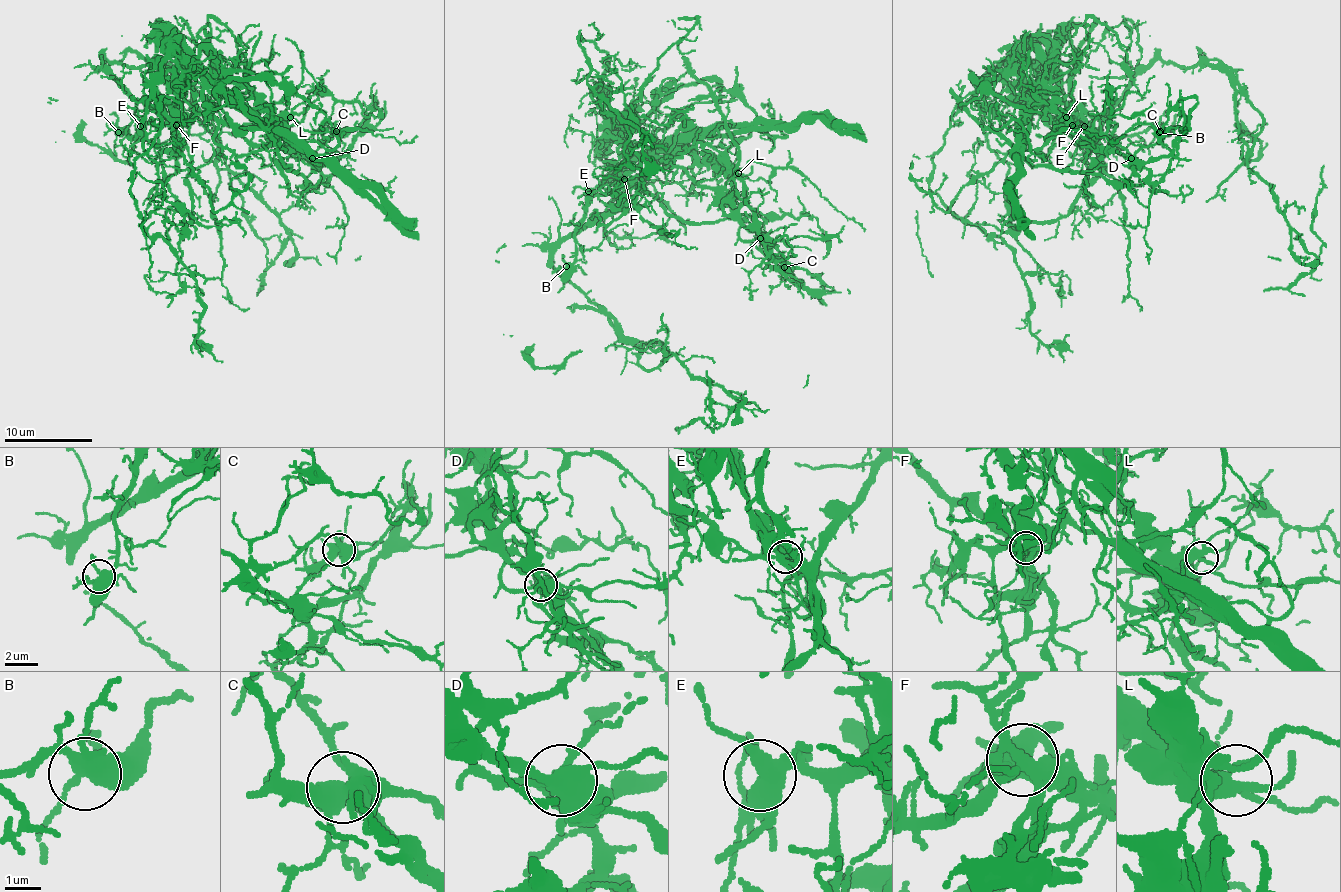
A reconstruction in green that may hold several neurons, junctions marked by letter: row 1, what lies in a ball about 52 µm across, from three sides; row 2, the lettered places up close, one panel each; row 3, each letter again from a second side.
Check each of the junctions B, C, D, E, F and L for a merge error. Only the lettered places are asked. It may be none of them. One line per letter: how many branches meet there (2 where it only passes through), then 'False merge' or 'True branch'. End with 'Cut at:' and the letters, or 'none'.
B: Branches: 7. True branch
C: Branches: 8. True branch
D: Branches: 6. False merge
E: Branches: 4. True branch
F: Branches: 5. False merge
L: Branches: 4. True branch
Cut at: D, F

